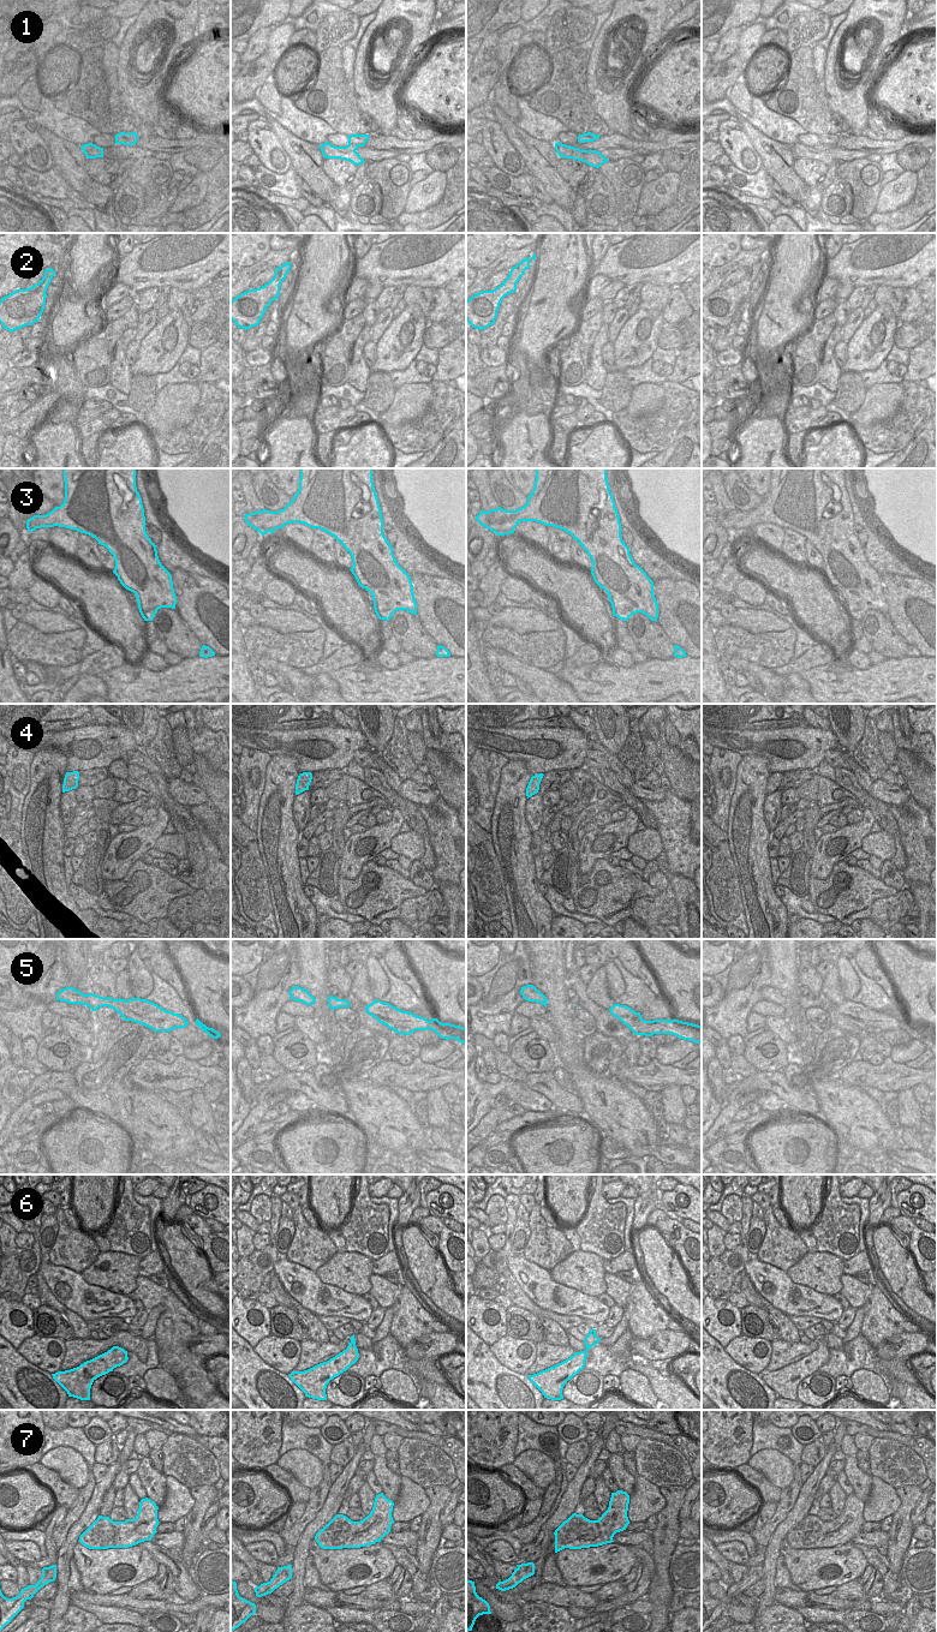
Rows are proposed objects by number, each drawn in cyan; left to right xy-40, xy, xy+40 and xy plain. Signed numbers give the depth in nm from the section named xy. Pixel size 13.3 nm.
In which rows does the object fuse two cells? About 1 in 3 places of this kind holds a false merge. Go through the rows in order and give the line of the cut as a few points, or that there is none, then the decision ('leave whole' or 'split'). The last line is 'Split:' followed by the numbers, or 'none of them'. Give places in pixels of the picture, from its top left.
1: cut xy (348, 143), (359, 145); split
2: cut none; leave whole
3: cut none; leave whole
4: cut none; leave whole
5: cut none; leave whole
6: cut none; leave whole
7: cut none; leave whole
Split: 1

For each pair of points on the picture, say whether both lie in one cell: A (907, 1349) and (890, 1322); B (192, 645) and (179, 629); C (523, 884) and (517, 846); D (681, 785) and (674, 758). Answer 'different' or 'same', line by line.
A: different
B: same
C: same
D: same

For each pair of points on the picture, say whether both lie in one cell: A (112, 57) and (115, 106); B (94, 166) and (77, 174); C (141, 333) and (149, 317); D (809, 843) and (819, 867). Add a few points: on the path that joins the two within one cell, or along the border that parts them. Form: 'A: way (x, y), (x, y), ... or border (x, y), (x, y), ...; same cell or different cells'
A: way (112, 69), (112, 94); same cell
B: border (85, 159), (84, 171), (93, 180); different cells
C: way (142, 329), (148, 321); same cell
D: border (816, 842), (811, 856); different cells

